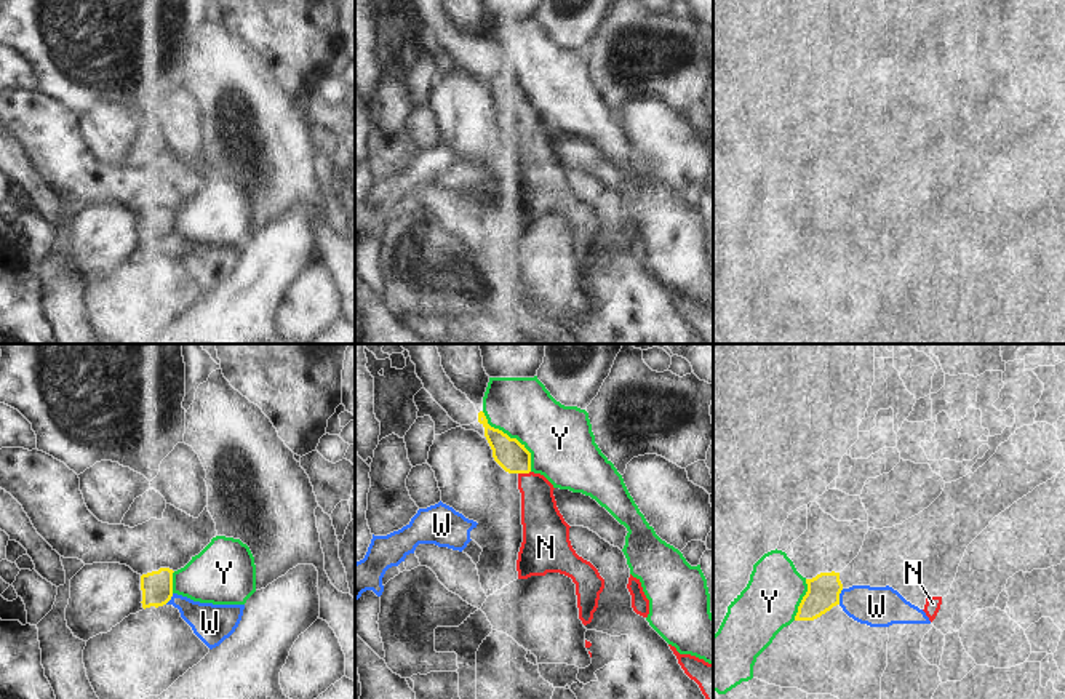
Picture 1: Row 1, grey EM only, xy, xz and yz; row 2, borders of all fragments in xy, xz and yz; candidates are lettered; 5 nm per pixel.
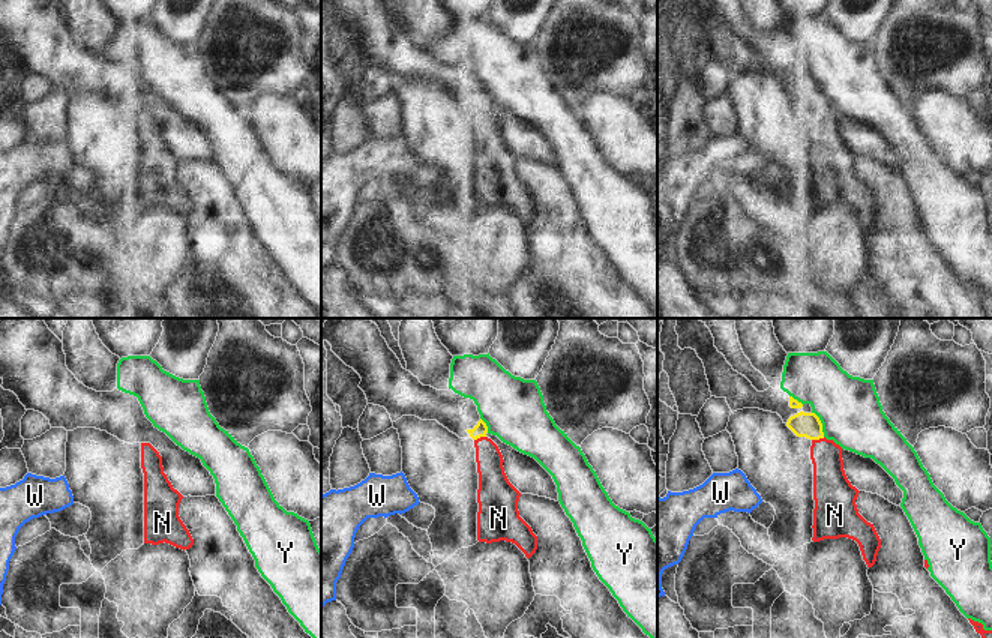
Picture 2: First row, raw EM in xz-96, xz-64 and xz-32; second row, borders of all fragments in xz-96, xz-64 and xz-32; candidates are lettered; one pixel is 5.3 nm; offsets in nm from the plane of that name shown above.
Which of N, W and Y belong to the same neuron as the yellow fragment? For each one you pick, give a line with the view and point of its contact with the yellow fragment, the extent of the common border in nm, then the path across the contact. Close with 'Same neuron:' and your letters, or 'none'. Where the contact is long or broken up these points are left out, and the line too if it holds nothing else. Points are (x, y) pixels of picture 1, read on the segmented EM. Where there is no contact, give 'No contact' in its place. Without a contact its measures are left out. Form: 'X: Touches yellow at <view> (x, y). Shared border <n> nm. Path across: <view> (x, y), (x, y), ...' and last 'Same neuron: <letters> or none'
N: Touches yellow at xz (523, 472). Shared border 70 nm. Path across: xz (509, 453), (523, 472), (536, 490), (541, 519)
Same neuron: N

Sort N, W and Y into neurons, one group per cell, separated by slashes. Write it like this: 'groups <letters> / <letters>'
groups N / W / Y

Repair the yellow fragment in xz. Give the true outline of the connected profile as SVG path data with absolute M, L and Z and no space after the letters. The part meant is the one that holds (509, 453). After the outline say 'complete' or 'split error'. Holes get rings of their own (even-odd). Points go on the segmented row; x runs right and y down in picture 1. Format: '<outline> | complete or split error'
M483 411L478 422L493 449L494 461L509 473L518 475L521 493L523 542L518 552L518 579L560 573L576 584L579 619L590 624L598 608L604 579L598 569L576 553L569 541L569 525L556 507L553 485L531 470L531 453L517 438L510 438L488 424Z | split error

